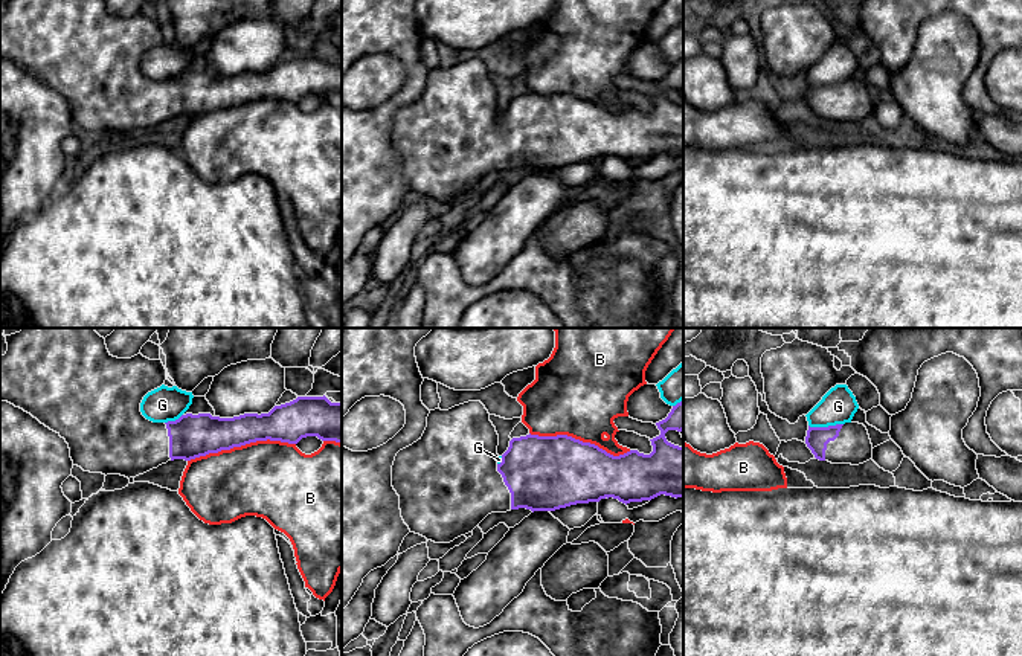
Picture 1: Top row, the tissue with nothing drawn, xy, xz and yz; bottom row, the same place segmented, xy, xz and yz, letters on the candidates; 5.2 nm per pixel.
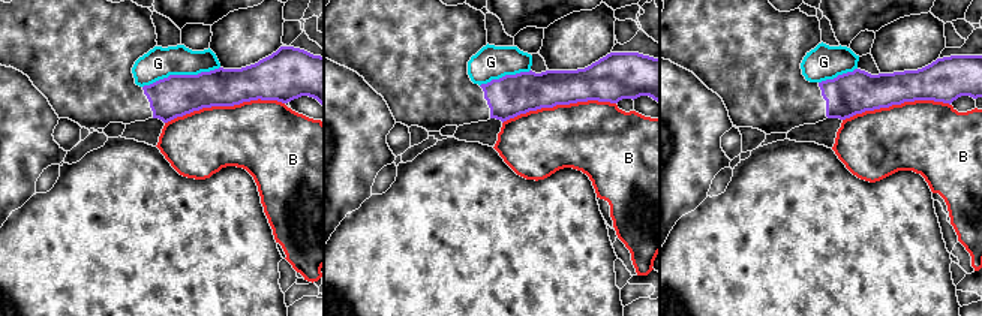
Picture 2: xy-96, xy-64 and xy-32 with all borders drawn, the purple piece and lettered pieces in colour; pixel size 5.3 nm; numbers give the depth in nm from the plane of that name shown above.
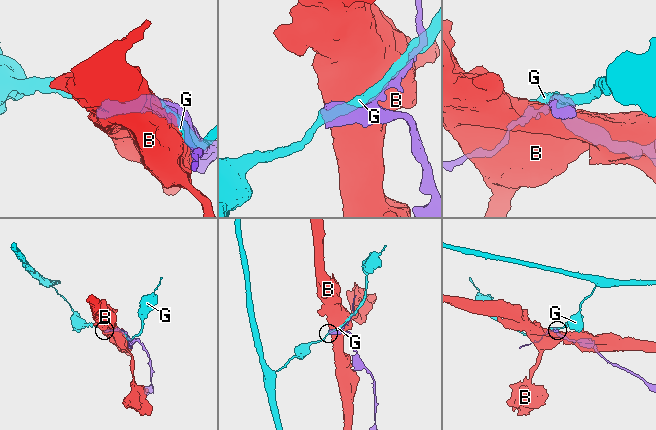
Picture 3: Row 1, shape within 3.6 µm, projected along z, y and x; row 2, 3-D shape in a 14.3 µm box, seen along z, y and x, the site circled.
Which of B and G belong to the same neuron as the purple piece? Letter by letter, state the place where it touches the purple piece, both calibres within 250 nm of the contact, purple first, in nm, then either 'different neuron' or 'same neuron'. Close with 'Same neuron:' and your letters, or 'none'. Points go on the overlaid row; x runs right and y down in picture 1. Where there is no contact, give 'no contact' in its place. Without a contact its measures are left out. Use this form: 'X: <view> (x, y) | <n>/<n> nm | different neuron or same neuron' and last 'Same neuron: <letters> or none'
B: xy (241, 444) | 220/420 nm | different neuron
G: yz (825, 427) | 120/190 nm | different neuron
Same neuron: none

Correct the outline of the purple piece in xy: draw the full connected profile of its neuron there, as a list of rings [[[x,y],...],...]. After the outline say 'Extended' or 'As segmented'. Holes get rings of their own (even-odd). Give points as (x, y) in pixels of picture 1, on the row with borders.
[[[23,328],[5,336],[8,351],[0,357],[0,401],[8,401],[37,418],[41,424],[66,439],[73,465],[84,471],[136,478],[174,459],[191,461],[209,453],[230,450],[256,441],[281,441],[297,444],[302,438],[317,436],[322,441],[342,442],[342,403],[323,397],[297,397],[275,406],[268,413],[244,413],[233,418],[211,413],[186,413],[175,421],[153,423],[140,412],[143,397],[166,380],[162,360],[149,360],[142,354],[131,359],[113,357],[95,328]]]. Extended

